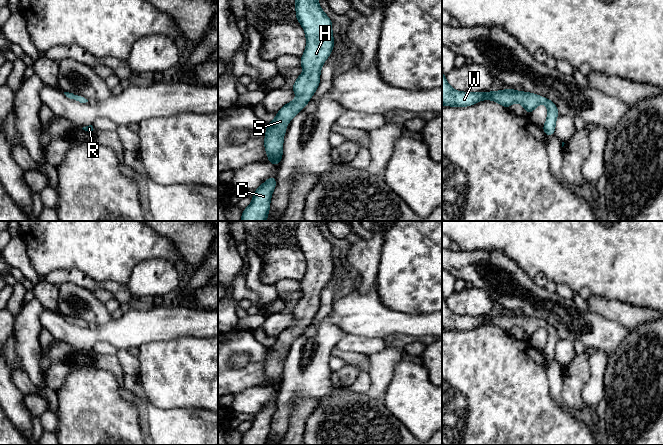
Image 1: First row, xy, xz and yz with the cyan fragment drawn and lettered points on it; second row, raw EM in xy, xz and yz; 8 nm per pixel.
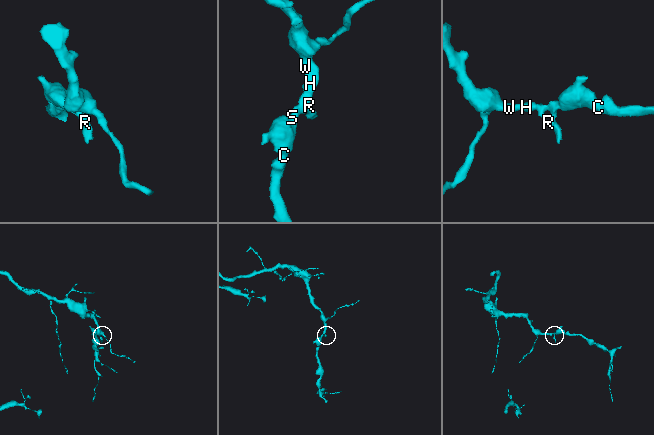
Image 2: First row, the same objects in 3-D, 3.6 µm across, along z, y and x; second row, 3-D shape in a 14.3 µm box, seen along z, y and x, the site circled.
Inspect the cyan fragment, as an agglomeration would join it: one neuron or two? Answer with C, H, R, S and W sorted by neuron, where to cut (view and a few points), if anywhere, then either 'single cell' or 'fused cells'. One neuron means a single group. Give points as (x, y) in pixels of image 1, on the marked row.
groups C H R S W; cut none; single cell

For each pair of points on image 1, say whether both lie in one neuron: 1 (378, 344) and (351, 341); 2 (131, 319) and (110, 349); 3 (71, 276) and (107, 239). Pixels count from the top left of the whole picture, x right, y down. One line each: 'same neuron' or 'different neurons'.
1: same neuron
2: different neurons
3: different neurons

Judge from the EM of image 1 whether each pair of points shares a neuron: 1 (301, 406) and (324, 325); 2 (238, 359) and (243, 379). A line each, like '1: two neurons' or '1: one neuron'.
1: two neurons
2: two neurons

